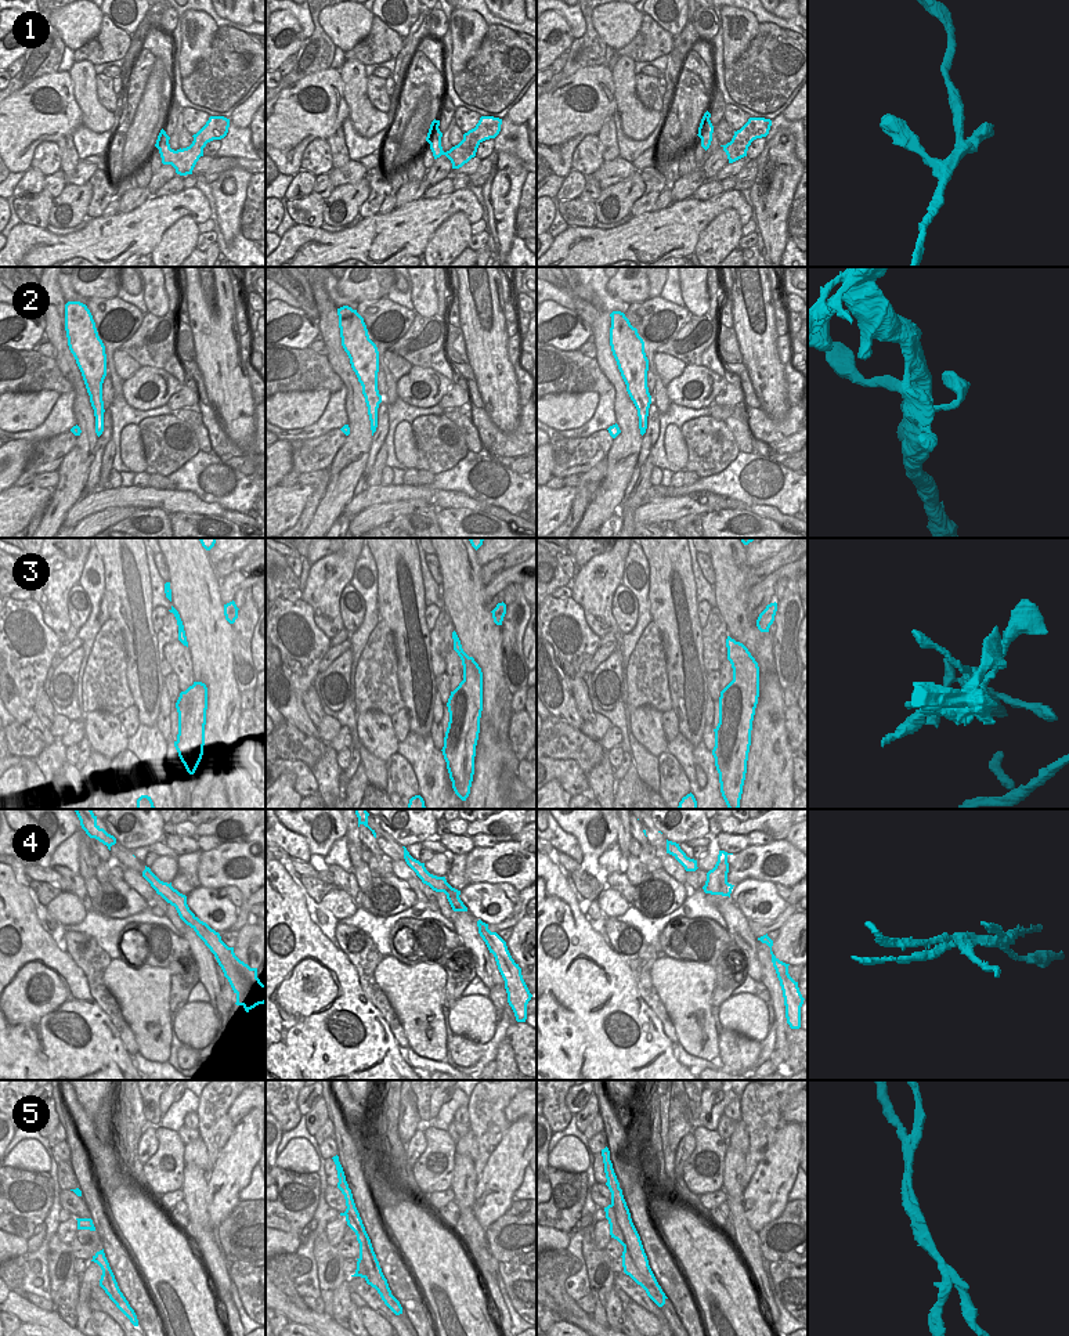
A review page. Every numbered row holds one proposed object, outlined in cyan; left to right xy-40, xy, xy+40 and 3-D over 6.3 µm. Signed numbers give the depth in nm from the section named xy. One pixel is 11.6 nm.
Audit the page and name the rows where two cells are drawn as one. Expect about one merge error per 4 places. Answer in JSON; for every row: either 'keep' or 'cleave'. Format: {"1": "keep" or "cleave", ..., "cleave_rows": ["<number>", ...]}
{"1": "keep", "2": "keep", "3": "keep", "4": "cleave", "5": "cleave", "cleave_rows": ["4", "5"]}

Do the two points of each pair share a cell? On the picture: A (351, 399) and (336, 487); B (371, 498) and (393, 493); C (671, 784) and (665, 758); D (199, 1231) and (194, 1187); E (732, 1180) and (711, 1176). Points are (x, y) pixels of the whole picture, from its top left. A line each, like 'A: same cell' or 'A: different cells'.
A: same cell
B: same cell
C: same cell
D: same cell
E: different cells

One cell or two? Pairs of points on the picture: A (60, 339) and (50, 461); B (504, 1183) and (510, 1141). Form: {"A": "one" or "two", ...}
{"A": "two", "B": "one"}

